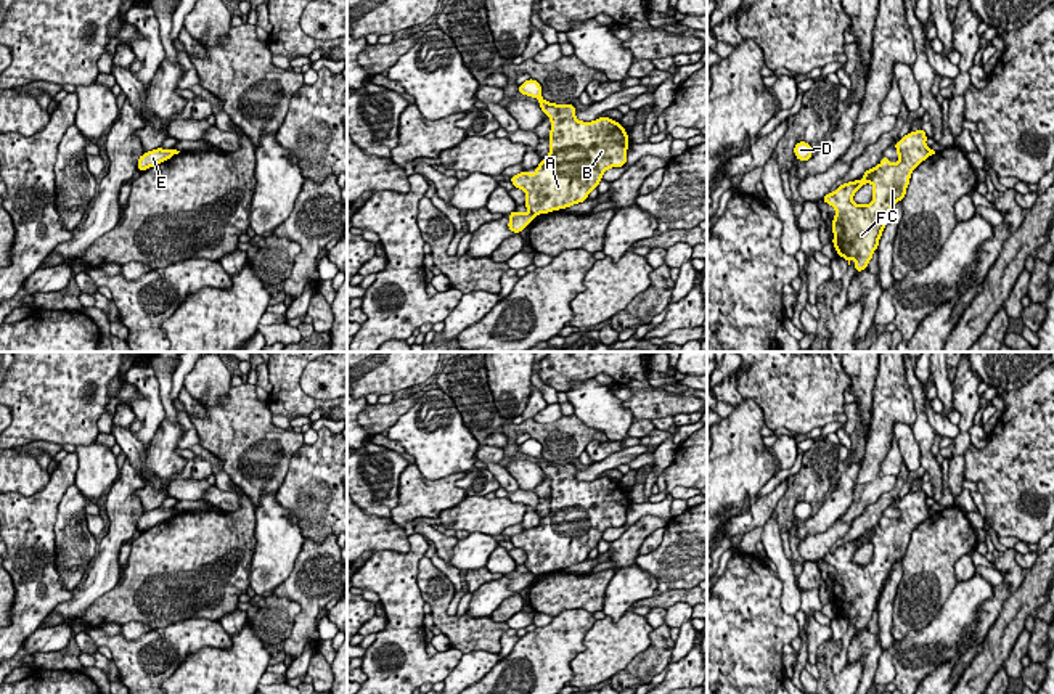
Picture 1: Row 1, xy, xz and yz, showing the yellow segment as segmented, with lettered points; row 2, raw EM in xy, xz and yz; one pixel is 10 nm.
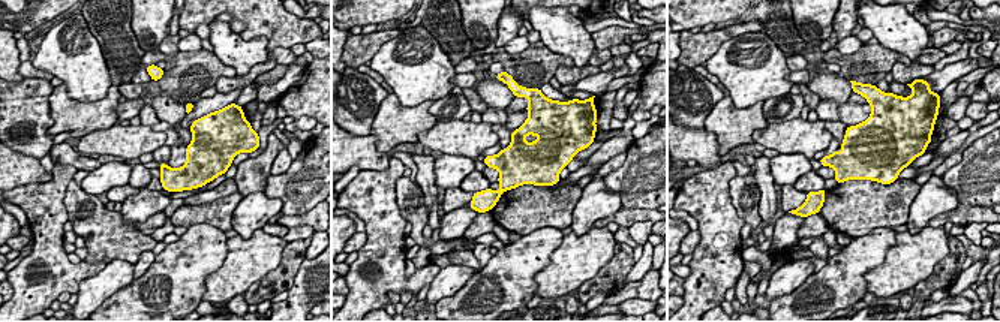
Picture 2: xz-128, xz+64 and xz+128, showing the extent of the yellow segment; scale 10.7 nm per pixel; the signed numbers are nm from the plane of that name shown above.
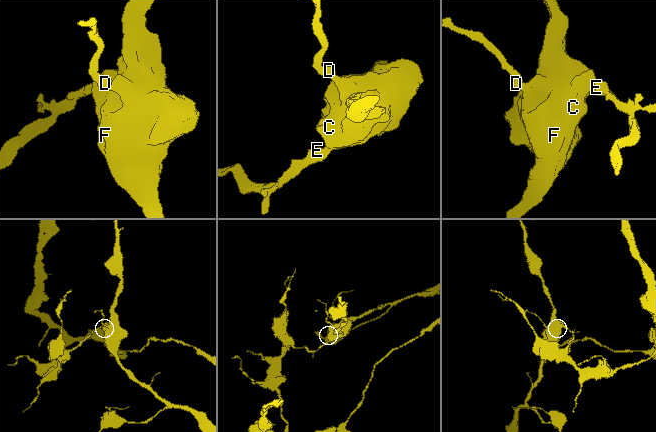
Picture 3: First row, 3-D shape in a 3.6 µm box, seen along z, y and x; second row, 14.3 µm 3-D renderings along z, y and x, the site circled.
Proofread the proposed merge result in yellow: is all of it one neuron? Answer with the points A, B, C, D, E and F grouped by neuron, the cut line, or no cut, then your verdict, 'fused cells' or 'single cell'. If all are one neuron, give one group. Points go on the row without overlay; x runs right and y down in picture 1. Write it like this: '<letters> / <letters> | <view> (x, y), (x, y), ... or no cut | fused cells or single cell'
A B C D F / E | xz (529, 571), (534, 575) | fused cells

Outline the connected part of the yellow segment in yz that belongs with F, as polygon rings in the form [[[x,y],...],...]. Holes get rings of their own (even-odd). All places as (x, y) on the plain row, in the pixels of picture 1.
[[[922,488],[909,492],[898,503],[893,503],[898,524],[892,524],[885,516],[874,529],[863,533],[863,540],[844,543],[823,557],[823,562],[835,569],[831,583],[837,615],[844,617],[848,625],[855,618],[856,633],[868,628],[893,564],[905,559],[911,532],[929,517],[925,500],[927,495]],[[864,543],[874,546],[872,562],[868,565],[855,564],[853,554]]]

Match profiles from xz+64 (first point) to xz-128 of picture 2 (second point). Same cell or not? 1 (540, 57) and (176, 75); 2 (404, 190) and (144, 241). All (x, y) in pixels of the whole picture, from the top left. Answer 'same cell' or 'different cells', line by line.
1: same cell
2: same cell

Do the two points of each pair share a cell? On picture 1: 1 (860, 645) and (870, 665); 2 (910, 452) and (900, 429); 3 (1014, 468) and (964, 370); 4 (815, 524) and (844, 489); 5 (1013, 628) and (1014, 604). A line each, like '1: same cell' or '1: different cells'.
1: same cell
2: same cell
3: different cells
4: same cell
5: same cell

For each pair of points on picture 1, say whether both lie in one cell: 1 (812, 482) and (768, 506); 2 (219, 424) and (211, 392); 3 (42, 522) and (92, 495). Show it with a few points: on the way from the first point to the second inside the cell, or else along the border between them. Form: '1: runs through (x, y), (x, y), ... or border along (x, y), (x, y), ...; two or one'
1: border along (788, 487), (772, 514); two
2: border along (232, 386), (216, 404), (203, 404); two
3: border along (74, 452), (77, 463), (76, 482); two

